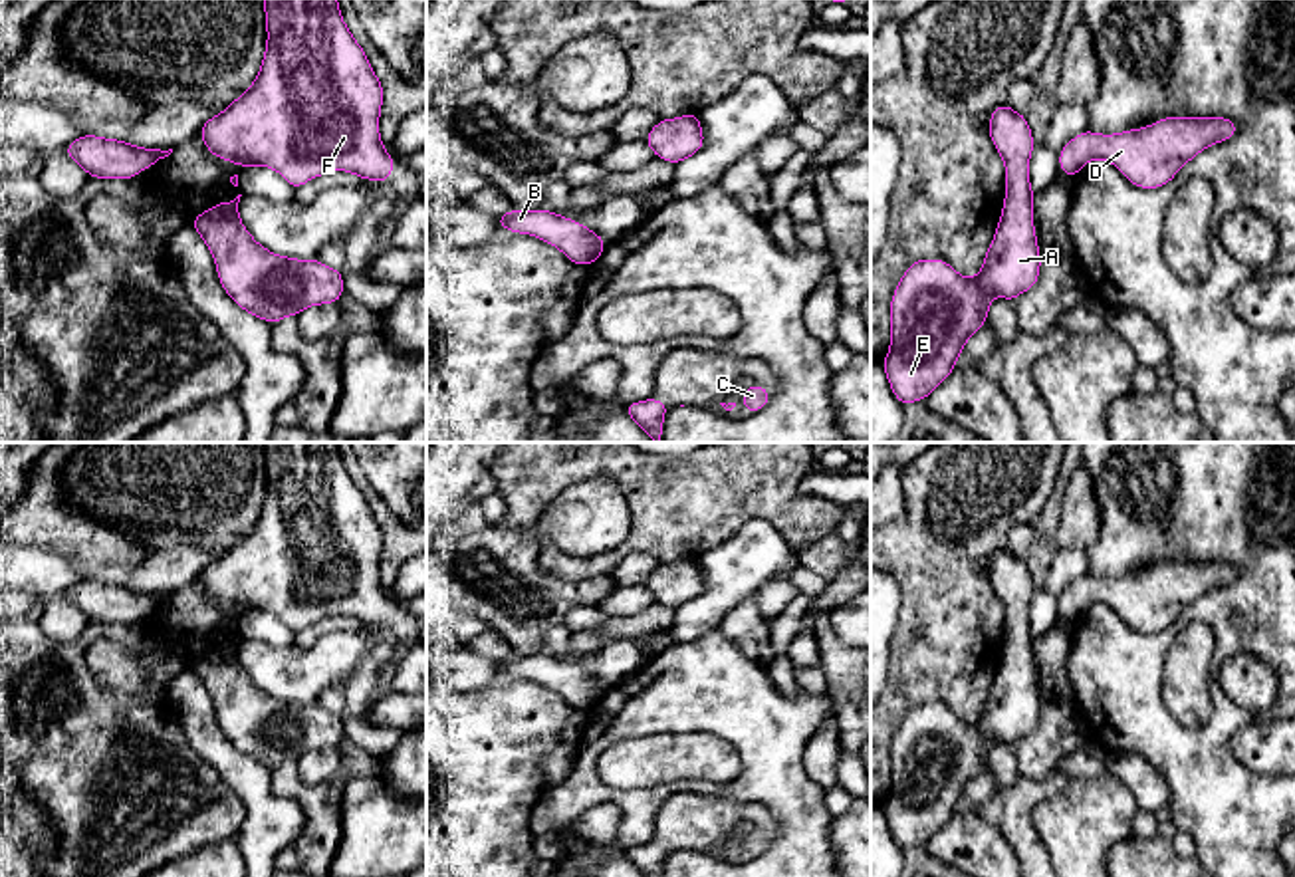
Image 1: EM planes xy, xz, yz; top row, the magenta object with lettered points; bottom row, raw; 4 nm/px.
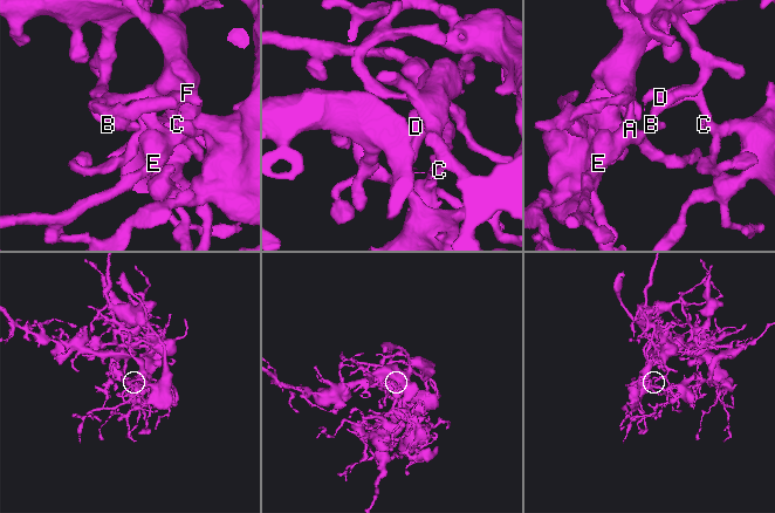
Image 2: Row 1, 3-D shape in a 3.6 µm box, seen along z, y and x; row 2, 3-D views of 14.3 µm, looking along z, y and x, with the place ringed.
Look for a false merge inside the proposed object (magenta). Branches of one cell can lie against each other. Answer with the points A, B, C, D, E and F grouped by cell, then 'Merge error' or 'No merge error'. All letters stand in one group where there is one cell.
Groups: A B C D E F. No merge error

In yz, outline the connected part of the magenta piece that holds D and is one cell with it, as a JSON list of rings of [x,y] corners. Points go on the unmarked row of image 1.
[[[1164,562],[1115,579],[1085,573],[1059,595],[1059,613],[1073,623],[1091,603],[1105,603],[1134,631],[1160,633],[1200,595],[1236,577],[1228,562]]]

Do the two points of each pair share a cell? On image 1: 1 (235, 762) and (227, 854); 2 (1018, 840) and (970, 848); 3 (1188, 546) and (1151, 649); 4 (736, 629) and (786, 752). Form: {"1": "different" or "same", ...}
{"1": "different", "2": "different", "3": "same", "4": "different"}

